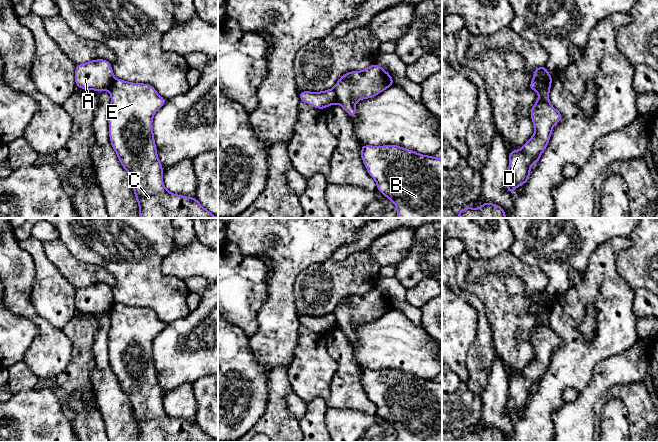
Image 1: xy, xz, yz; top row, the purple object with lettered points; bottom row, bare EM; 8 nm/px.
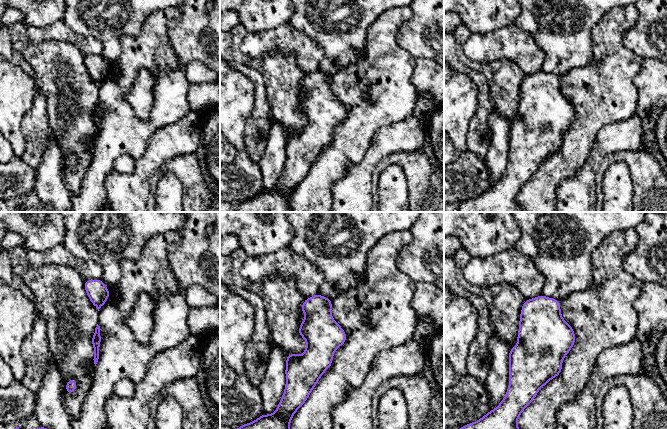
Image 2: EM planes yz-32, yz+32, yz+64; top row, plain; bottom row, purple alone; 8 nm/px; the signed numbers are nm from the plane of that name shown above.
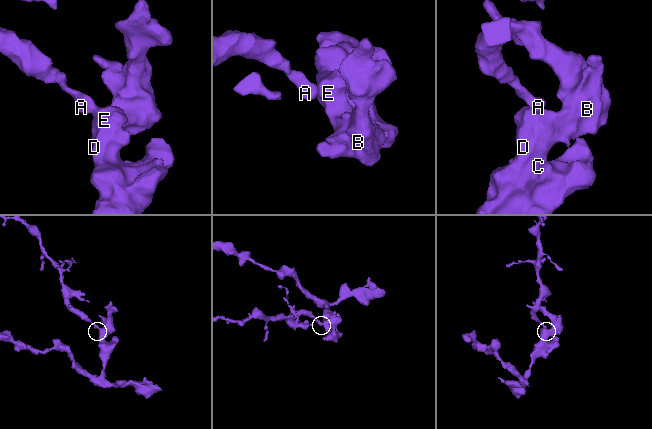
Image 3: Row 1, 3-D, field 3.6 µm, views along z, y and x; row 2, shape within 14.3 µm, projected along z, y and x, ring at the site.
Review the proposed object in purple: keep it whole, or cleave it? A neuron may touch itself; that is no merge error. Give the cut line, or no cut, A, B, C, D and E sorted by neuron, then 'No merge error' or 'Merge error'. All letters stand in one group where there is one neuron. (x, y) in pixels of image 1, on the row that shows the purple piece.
Split along yz (533, 76), (540, 81), (550, 82). Groups: A / B C D E. Merge error

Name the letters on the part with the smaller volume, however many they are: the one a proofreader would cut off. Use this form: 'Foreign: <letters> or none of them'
Foreign: A

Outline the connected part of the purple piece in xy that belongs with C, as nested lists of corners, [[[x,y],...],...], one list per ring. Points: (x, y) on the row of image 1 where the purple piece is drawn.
[[[114,79],[109,88],[109,138],[121,166],[128,172],[139,204],[139,218],[217,218],[204,208],[195,197],[169,192],[163,184],[163,167],[157,156],[152,119],[166,104],[156,89],[145,83]]]

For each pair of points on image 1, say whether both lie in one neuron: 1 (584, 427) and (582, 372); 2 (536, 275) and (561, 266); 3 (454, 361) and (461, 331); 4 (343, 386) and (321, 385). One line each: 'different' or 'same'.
1: different
2: different
3: same
4: different

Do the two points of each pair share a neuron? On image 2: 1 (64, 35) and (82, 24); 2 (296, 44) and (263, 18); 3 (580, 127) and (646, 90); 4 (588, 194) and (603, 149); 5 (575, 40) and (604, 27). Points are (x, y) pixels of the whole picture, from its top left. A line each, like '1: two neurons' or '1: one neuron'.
1: two neurons
2: two neurons
3: two neurons
4: one neuron
5: two neurons

